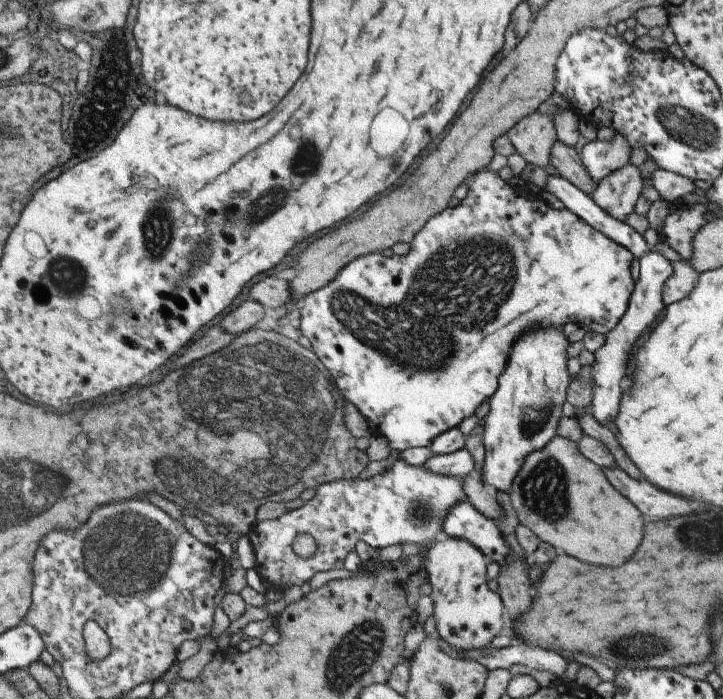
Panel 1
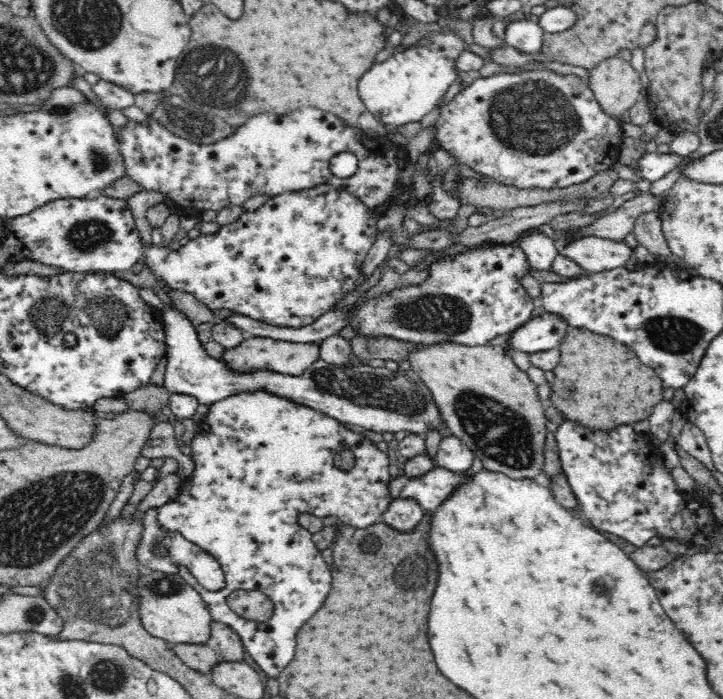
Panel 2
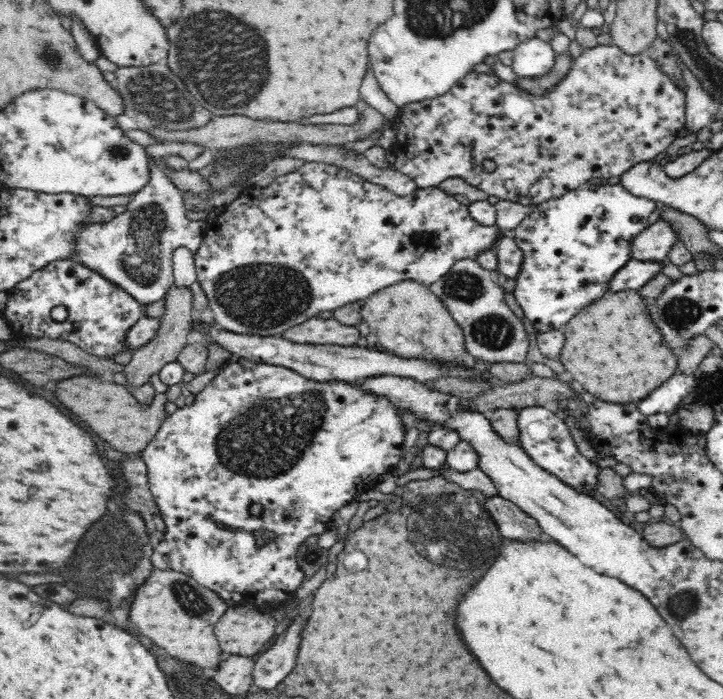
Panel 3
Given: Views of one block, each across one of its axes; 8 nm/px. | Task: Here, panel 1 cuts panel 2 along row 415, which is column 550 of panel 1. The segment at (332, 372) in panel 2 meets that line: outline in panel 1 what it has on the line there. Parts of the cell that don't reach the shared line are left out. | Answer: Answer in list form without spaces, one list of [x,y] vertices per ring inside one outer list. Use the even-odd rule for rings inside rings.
[[[542,328],[542,330],[523,336],[518,342],[512,344],[510,360],[506,362],[506,368],[498,378],[498,388],[494,396],[487,400],[490,404],[490,412],[485,418],[482,435],[485,458],[482,470],[480,470],[480,480],[496,491],[508,493],[526,456],[536,450],[542,450],[557,435],[558,424],[563,417],[562,404],[566,402],[566,388],[574,380],[566,368],[568,344],[568,338],[564,336],[562,329],[558,330],[558,328]]]

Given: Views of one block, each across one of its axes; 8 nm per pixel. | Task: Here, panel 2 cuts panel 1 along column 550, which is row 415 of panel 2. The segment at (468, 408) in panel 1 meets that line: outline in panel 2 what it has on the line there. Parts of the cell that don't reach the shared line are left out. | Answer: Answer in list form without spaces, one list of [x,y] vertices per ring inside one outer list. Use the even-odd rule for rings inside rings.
[[[258,389],[252,392],[243,392],[239,395],[227,396],[218,402],[209,405],[209,411],[204,420],[199,424],[198,433],[188,446],[187,450],[192,455],[195,468],[193,470],[193,478],[190,484],[182,484],[179,495],[176,500],[163,504],[158,507],[157,519],[159,526],[169,532],[178,532],[186,540],[196,544],[196,546],[204,549],[210,556],[214,557],[219,563],[224,572],[225,585],[217,591],[211,591],[203,587],[194,575],[191,575],[186,567],[178,566],[178,575],[190,586],[194,587],[202,597],[202,600],[208,607],[209,613],[214,621],[227,624],[233,628],[242,639],[243,647],[246,652],[255,660],[256,664],[264,670],[267,678],[278,678],[280,672],[286,668],[286,664],[294,658],[294,648],[296,648],[296,632],[302,628],[302,624],[322,606],[324,598],[330,592],[330,568],[322,558],[320,551],[314,546],[311,540],[311,533],[298,524],[298,514],[307,512],[323,518],[325,516],[337,516],[339,523],[344,525],[352,525],[356,528],[366,528],[381,522],[382,516],[386,509],[393,501],[389,491],[389,480],[391,475],[391,464],[388,460],[388,455],[380,451],[376,444],[367,440],[359,430],[350,428],[344,425],[339,420],[333,419],[331,416],[323,412],[314,410],[310,407],[294,403],[290,399],[282,396],[274,395],[264,389]],[[342,450],[350,450],[354,453],[355,464],[350,470],[341,471],[334,465],[334,455]],[[236,590],[259,590],[264,595],[268,596],[275,605],[275,612],[271,619],[266,622],[256,622],[245,619],[236,614],[232,608],[228,606],[227,598],[236,592]]]

